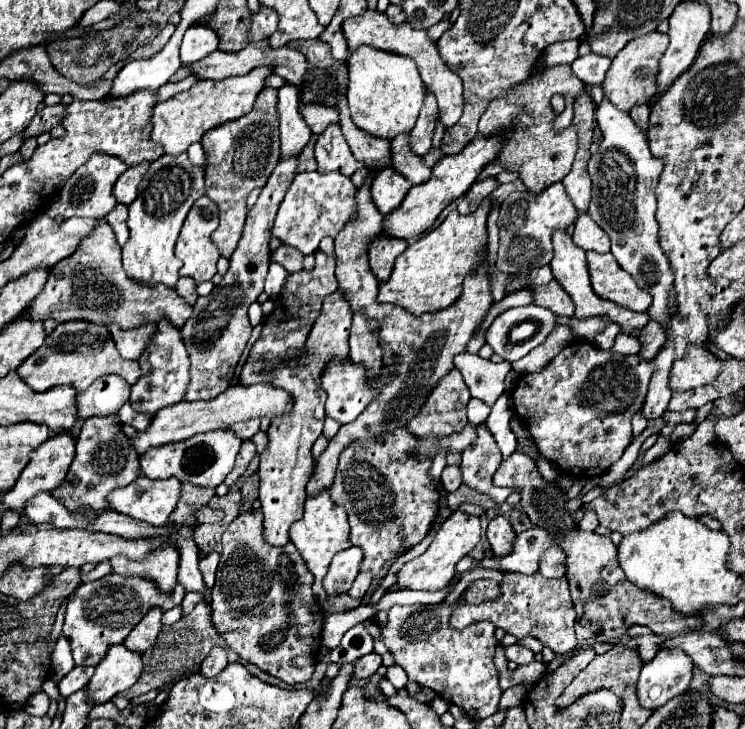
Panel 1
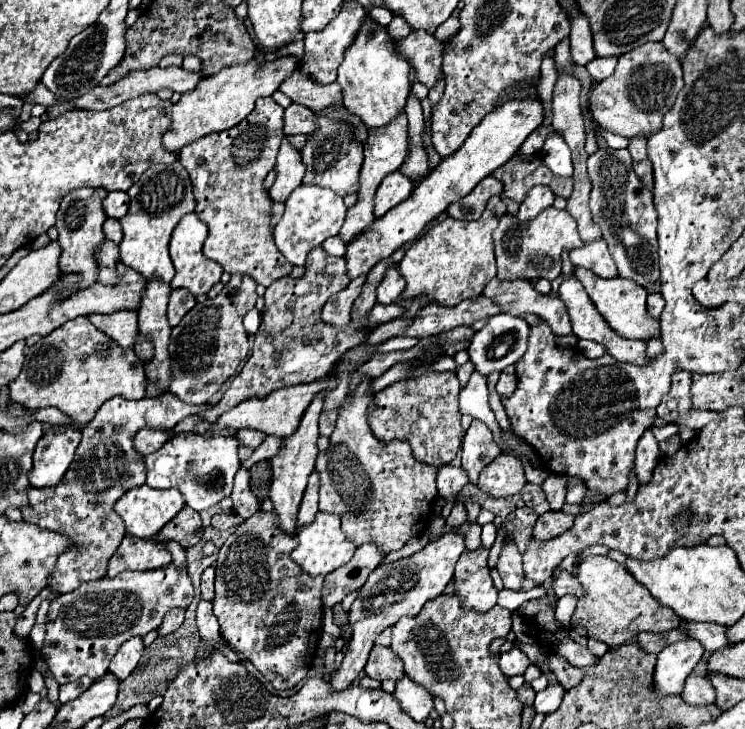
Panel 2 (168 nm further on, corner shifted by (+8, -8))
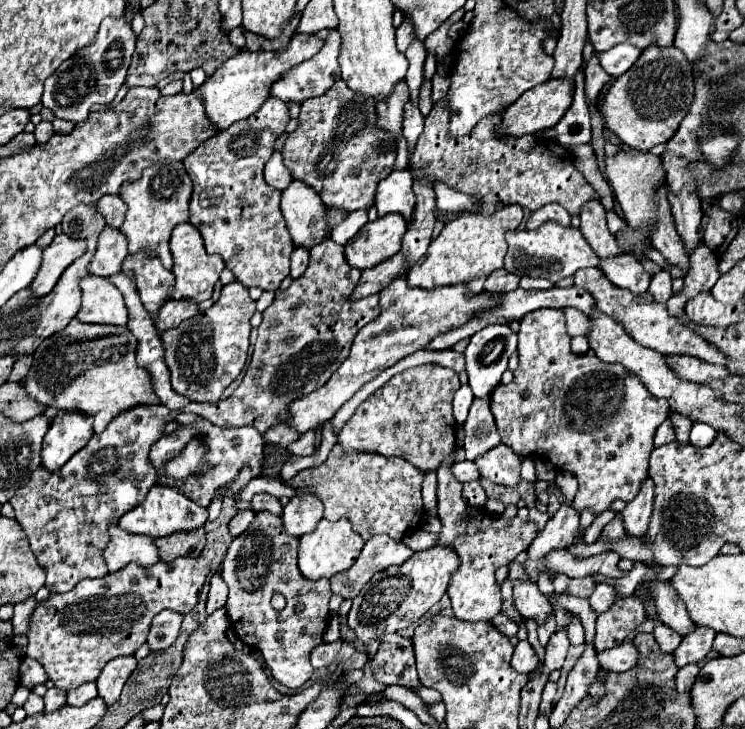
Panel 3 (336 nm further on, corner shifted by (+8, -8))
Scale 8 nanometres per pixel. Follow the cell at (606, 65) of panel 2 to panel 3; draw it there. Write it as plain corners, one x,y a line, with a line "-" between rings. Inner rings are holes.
615,45
615,49
609,49
605,53
599,53
599,63
605,69
605,73
609,73
613,79
617,79
619,75
623,75
631,63
637,61
641,49
635,49
633,45

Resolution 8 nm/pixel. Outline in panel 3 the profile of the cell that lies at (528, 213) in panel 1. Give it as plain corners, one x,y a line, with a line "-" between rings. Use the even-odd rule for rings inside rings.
545,221
541,227
533,231
529,229
507,231
507,243
509,243
509,251
505,257
505,269
519,277
523,275
543,277
557,283
559,279
573,275
581,267
595,267
599,261
599,257
587,245
583,233
577,227
565,227
555,221

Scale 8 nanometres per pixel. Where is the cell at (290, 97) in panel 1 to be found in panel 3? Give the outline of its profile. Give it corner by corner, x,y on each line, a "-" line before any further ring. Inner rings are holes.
293,179
281,193
281,213
295,245
311,249
327,237
323,233
323,201
303,181

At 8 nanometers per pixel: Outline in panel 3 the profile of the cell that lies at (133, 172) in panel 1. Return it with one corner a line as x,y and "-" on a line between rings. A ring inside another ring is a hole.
107,195
107,197
101,197
97,201
97,207
99,207
99,213
105,217
105,223
119,229
123,219
125,219
125,213
127,213
127,205
125,201
119,197
119,195

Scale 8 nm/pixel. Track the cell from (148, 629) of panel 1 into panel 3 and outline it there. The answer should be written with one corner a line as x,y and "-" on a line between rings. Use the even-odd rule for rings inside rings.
135,655
117,657
115,661
109,661
103,667
103,671
97,679
97,689
99,689
99,695
105,699
107,705
113,705
119,699
121,689
127,683
129,675
135,671
135,667
137,667

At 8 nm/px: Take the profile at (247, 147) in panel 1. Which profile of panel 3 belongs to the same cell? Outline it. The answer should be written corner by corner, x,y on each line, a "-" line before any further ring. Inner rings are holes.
269,97
255,115
203,141
203,145
199,145
183,161
187,175
193,181
193,197
189,201
191,203
189,223
193,223
201,231
207,253
221,255
225,259
225,267
233,271
237,281
241,281
247,287
261,287
263,291
275,291
279,283
289,275
289,253
293,241
289,237
283,215
279,211
281,191
269,187
263,179
263,167
273,155
273,145
277,137
285,133
289,119
291,117
287,103
283,103
277,97

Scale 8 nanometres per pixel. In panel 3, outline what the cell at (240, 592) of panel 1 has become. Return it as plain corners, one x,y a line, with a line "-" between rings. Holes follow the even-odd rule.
267,511
257,513
253,523
229,543
221,563
221,577
229,587
225,611
237,637
259,651
273,679
289,689
299,689
313,673
309,655
323,643
323,631
329,623
329,579
311,581
297,567
299,539
283,529
283,521
-
281,593
287,599
283,611
271,607
271,595

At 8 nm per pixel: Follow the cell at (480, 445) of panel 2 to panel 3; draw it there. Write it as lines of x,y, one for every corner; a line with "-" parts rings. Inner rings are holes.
475,399
469,417
465,421
465,443
463,449
467,453
467,461
475,461
479,455
487,453
495,445
501,443
501,437
497,433
493,413
489,409
489,403

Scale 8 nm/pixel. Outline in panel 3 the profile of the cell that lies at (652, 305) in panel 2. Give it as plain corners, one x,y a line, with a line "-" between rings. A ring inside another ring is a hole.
659,271
649,285
649,291
655,299
655,303
665,303
671,295
671,275
667,271

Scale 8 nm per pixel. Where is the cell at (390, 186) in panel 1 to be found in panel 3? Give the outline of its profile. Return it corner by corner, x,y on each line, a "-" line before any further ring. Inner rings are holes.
391,171
383,181
377,185
375,193
375,207
379,217
389,213
401,213
403,217
411,219
411,205
415,205
415,195
411,189
411,171

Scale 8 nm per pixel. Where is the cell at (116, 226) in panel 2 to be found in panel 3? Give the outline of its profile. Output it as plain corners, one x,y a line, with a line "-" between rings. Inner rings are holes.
107,225
99,237
97,253
89,269
93,275
109,277
121,271
121,263
125,261
125,257
127,257
127,237
119,229
111,229

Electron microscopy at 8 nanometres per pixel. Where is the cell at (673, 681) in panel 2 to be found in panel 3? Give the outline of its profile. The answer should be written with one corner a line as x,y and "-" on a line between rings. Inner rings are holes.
699,627
695,629
695,633
689,633
689,637
683,637
681,645
673,653
675,665
685,667
689,663
699,663
701,659
705,659
707,653
711,651
713,637
715,637
715,631
707,627

